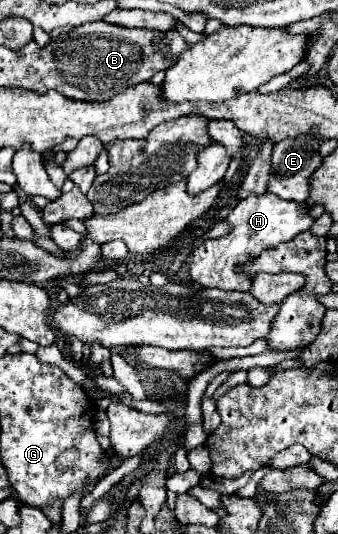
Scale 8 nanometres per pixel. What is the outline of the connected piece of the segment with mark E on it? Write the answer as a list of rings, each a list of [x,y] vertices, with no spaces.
[[[299,136],[275,144],[267,192],[277,194],[283,200],[305,202],[309,196],[307,180],[321,164],[321,156],[315,152],[315,146],[319,146],[319,142],[321,140],[311,136]]]

